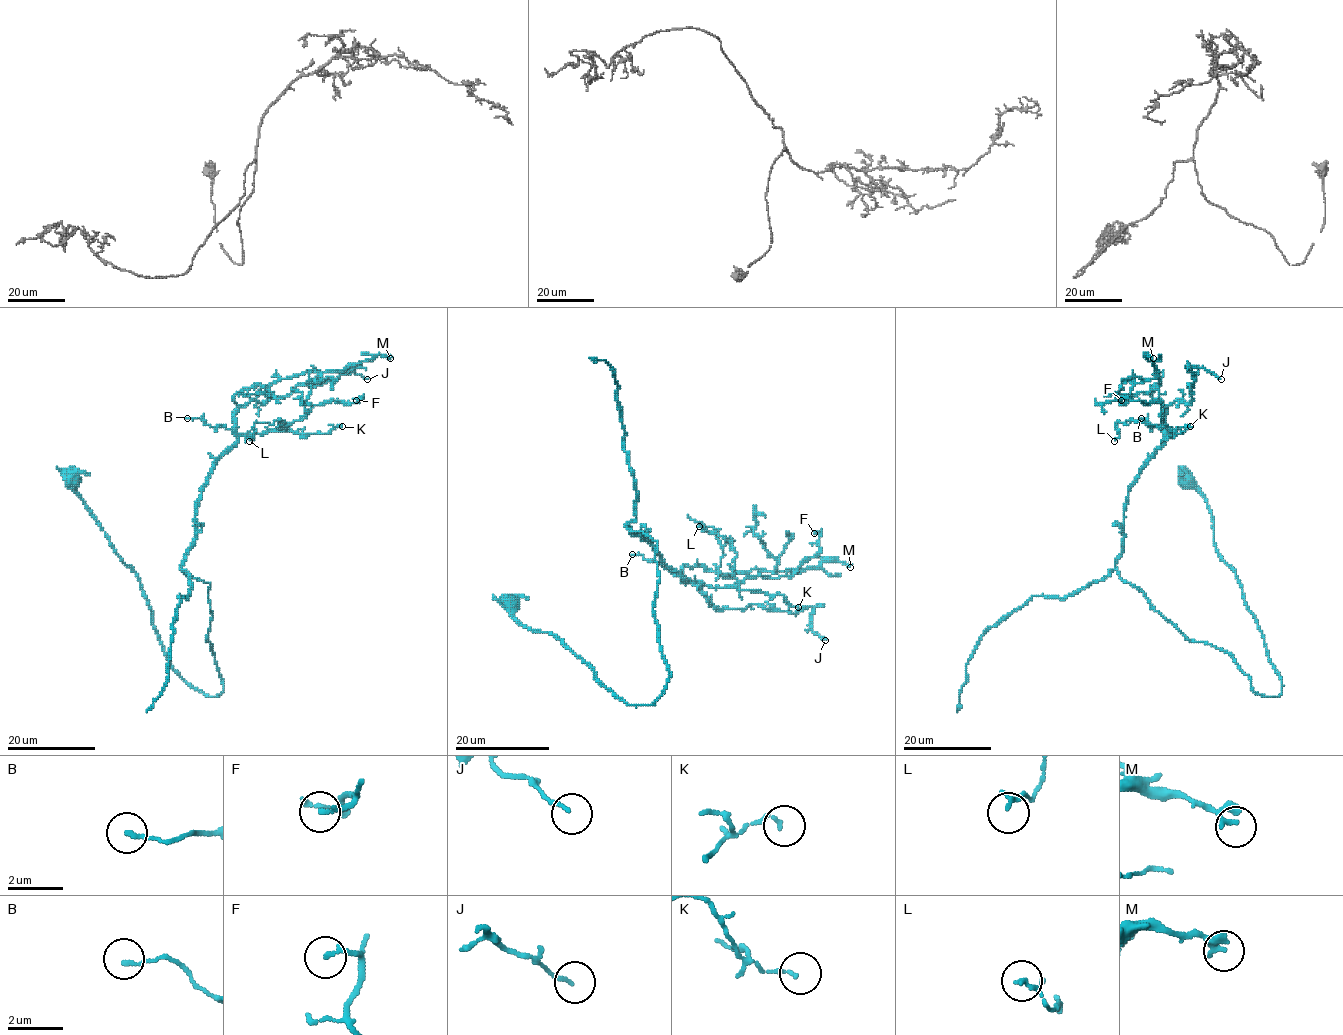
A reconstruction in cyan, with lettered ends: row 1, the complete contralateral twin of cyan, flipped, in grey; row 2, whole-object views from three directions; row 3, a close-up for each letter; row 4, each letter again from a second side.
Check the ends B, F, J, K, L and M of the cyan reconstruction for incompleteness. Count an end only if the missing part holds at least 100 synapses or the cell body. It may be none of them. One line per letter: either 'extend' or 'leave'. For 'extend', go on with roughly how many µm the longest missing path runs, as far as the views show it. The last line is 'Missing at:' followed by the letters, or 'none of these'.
B: leave
F: leave
J: leave
K: leave
L: leave
M: leave
Missing at: none of these

